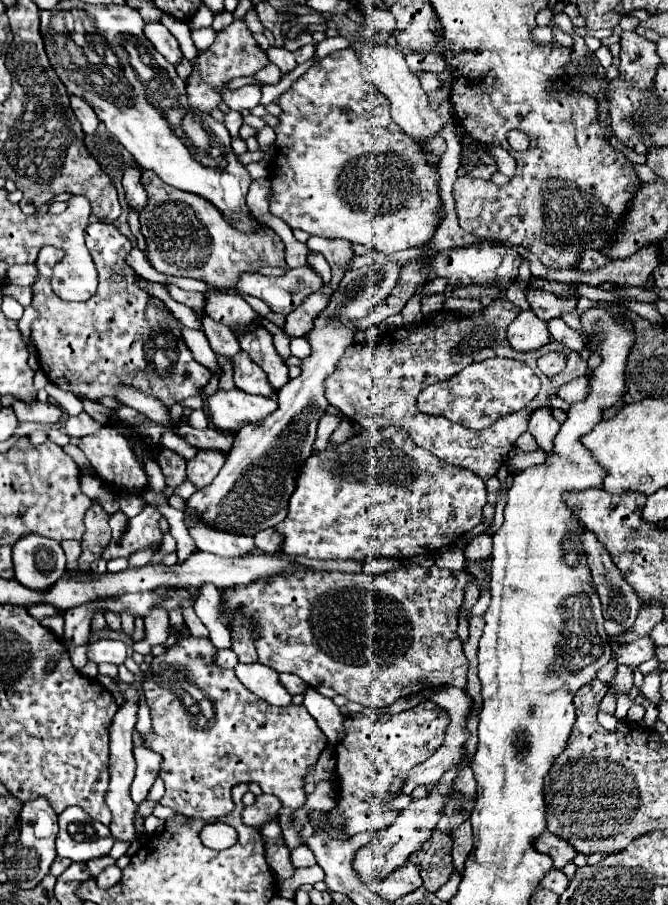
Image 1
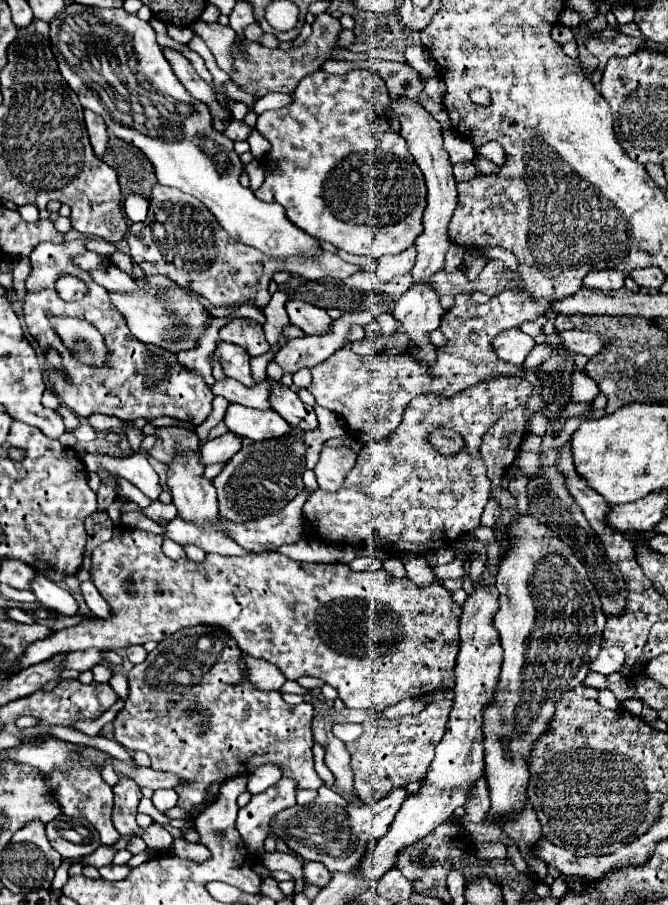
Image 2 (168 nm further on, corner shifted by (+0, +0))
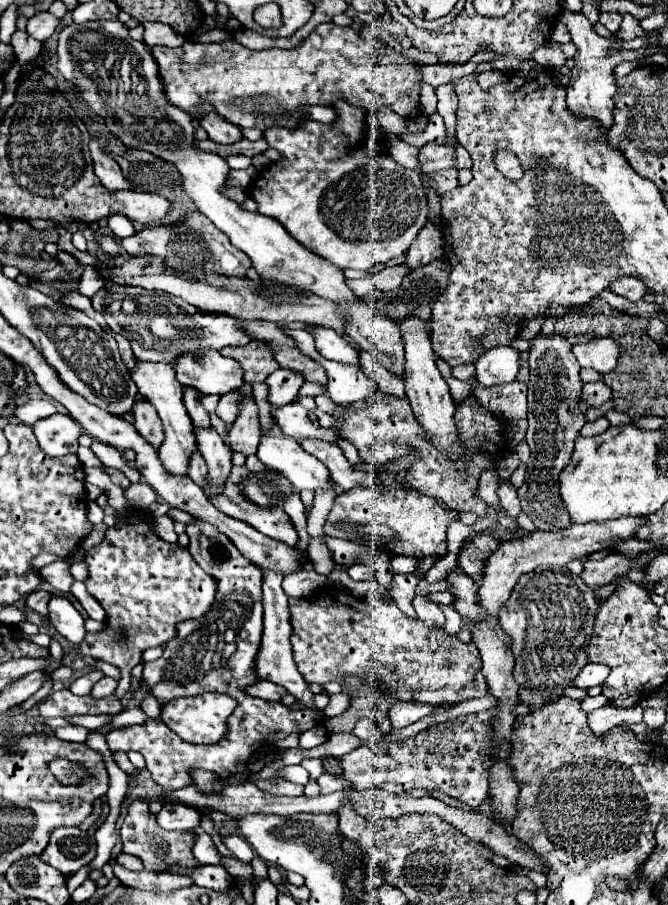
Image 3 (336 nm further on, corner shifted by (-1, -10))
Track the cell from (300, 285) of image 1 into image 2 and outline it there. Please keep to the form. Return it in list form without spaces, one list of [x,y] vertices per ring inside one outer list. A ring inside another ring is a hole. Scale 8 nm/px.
[[[287,302],[287,314],[291,318],[291,324],[299,326],[305,334],[325,334],[329,330],[329,324],[333,322],[325,310],[319,310],[305,302]]]

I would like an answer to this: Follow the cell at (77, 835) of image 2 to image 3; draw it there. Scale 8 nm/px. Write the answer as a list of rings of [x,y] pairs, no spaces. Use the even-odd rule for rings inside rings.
[[[76,826],[56,828],[48,846],[42,852],[42,860],[58,868],[62,874],[74,874],[96,856],[96,840],[90,832]]]

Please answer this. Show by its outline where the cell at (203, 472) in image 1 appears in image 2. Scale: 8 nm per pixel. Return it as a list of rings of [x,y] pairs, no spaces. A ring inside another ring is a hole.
[[[227,432],[227,434],[223,434],[221,438],[215,438],[215,440],[205,442],[205,444],[199,448],[203,466],[231,460],[231,456],[241,450],[241,444],[243,444],[243,436],[233,434],[233,432]]]

